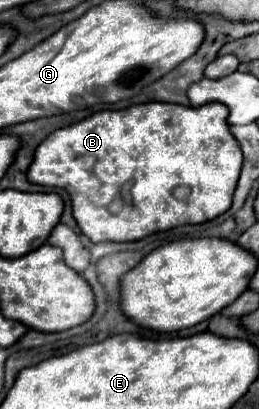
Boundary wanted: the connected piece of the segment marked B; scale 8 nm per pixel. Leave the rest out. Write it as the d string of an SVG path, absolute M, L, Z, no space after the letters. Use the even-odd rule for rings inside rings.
M151 101L121 111L99 111L79 123L57 129L37 147L27 179L37 185L65 189L71 197L73 217L79 229L93 243L137 241L157 231L185 223L203 223L225 213L231 207L241 161L241 147L229 131L225 105L207 103L203 107L187 107ZM181 185L189 189L189 195L183 199L175 195L175 189Z

